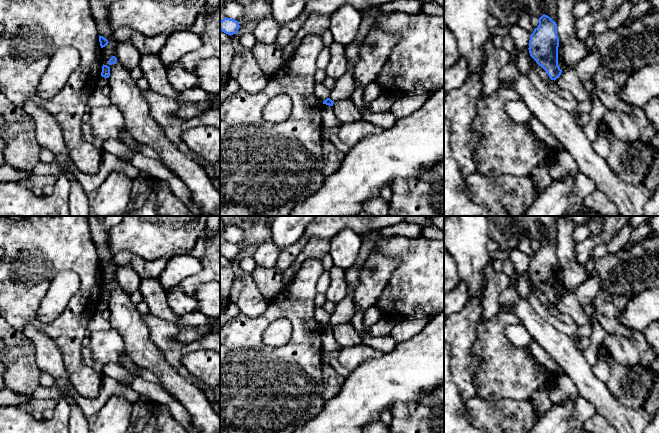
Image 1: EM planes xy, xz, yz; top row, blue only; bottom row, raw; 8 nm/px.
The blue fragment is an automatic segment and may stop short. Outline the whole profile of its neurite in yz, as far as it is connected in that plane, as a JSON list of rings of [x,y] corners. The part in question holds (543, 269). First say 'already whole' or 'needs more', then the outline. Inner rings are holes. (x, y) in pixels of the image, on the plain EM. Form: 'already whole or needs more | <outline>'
already whole | [[[544,238],[539,242],[538,251],[530,259],[528,273],[530,280],[554,305],[562,297],[558,289],[558,271],[557,248]]]

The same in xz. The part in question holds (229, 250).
already whole | [[[225,241],[220,245],[220,254],[228,259],[237,258],[240,252],[237,244]]]

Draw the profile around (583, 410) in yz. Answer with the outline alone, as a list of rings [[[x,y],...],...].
[[[578,397],[575,400],[573,409],[573,418],[581,423],[585,423],[587,420],[591,419],[597,410],[594,405],[592,405],[588,400],[583,397]]]

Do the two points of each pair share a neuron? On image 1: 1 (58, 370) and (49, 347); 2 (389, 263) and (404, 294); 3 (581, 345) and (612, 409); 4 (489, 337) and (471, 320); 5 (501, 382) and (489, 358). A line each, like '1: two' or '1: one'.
1: one
2: two
3: two
4: two
5: one

